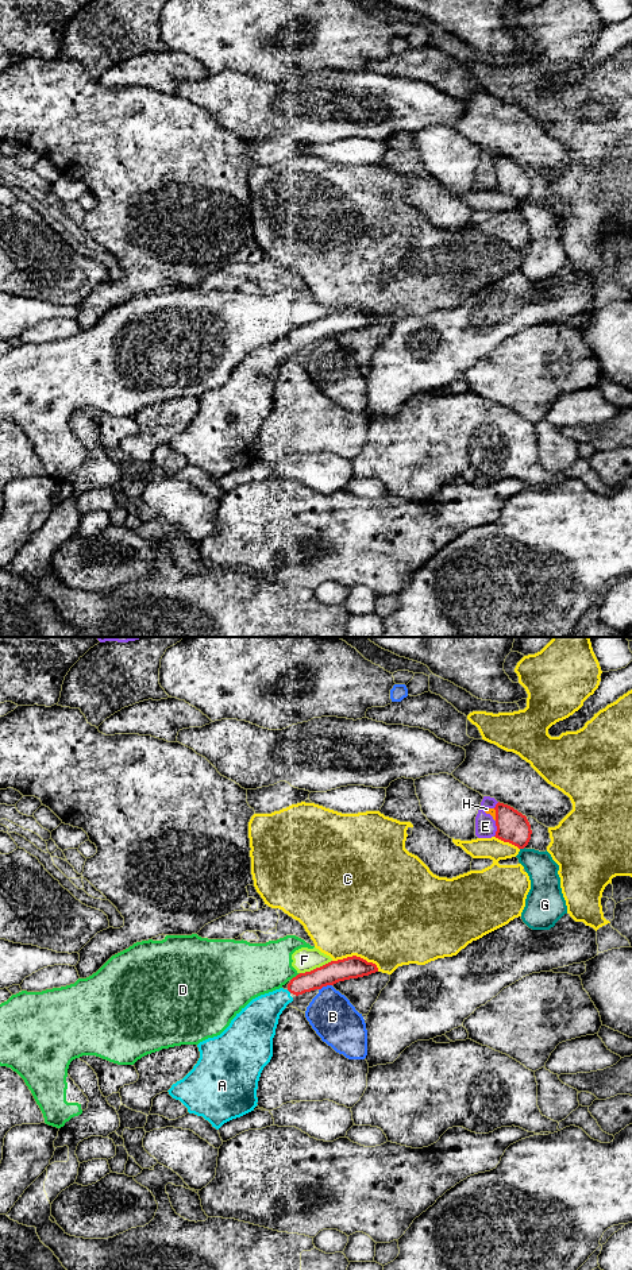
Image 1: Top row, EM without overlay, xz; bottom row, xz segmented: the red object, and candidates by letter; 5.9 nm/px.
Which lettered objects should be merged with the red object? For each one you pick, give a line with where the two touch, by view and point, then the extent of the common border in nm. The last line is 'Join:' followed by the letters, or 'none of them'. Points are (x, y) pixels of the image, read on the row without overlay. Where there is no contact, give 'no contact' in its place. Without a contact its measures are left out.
A: meets red in xz at (289, 343); contact 40 nm long
Join: A

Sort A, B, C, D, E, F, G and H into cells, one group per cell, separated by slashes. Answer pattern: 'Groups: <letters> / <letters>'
Groups: A / B / C / D F / E H / G

